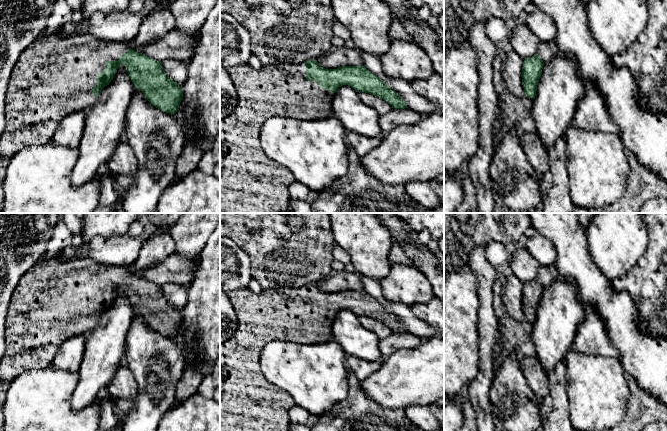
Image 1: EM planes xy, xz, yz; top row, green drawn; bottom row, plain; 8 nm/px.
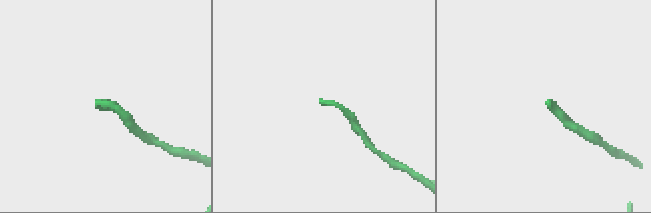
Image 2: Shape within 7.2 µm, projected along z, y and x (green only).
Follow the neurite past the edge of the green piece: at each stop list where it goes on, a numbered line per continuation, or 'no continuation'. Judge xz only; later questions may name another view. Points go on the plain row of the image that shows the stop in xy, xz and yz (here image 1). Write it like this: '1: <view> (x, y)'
1: xz (249, 402)

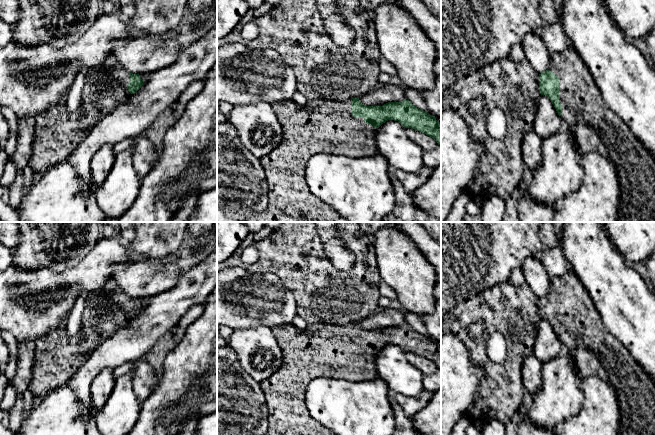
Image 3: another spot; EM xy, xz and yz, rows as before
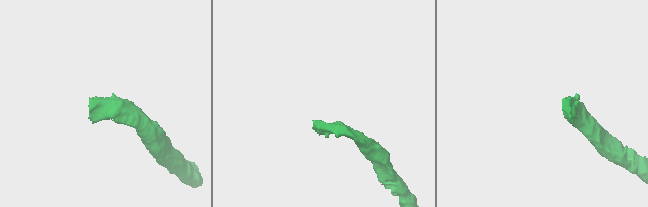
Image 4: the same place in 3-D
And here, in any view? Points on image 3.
1: yz (582, 326)

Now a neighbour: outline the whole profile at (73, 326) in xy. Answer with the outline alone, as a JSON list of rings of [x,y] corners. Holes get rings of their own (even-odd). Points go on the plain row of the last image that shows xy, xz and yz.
[[[87,292],[81,295],[80,299],[74,304],[73,309],[67,319],[66,332],[69,337],[78,335],[82,329],[81,319],[85,309],[87,297]]]

